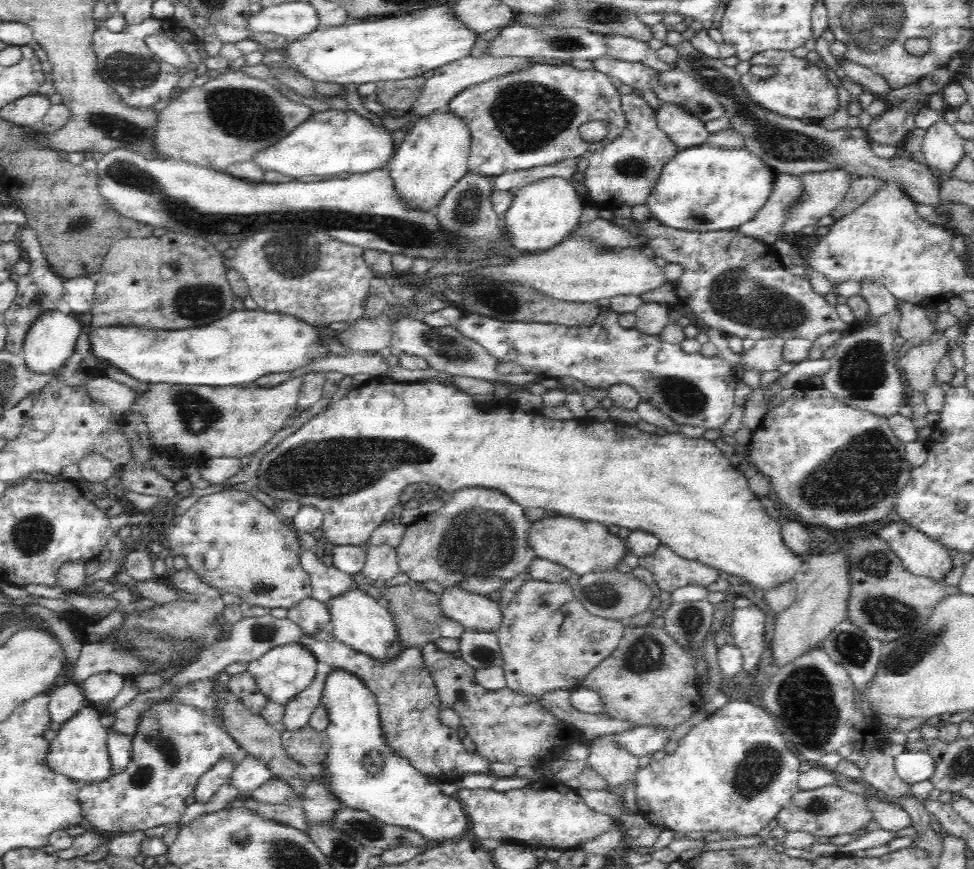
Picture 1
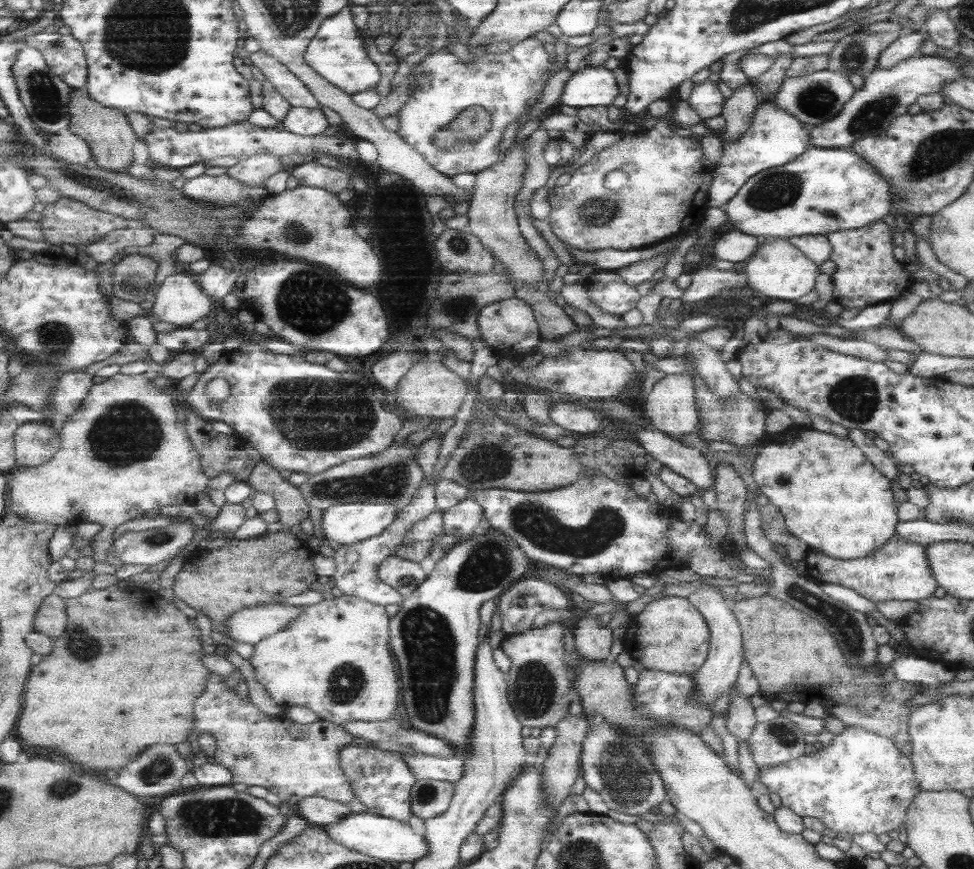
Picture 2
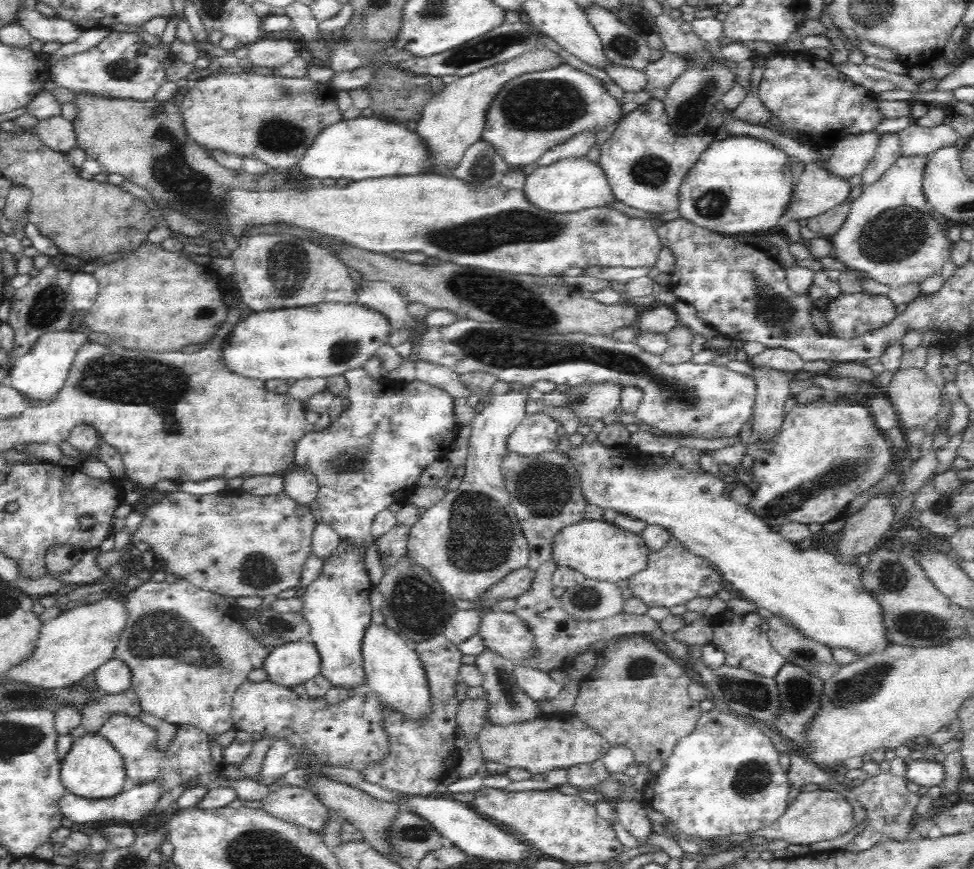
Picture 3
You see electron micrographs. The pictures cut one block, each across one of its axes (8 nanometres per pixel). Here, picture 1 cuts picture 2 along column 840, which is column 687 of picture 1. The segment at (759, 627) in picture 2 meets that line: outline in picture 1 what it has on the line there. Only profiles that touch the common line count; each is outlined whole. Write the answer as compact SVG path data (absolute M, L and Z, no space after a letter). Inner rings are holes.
M648 624L643 627L625 627L620 644L608 658L597 664L584 678L582 686L593 690L600 696L602 703L602 713L608 718L616 720L626 720L632 726L664 729L672 732L676 726L688 722L702 706L703 698L699 690L700 678L694 671L694 661L692 653L684 647L680 647L668 633L666 629L653 627Z

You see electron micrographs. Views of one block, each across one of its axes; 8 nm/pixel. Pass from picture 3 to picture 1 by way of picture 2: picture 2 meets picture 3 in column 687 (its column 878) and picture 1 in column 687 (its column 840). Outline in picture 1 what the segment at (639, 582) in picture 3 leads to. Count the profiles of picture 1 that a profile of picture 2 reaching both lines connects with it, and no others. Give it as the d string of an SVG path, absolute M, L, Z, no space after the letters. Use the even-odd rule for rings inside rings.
M661 545L652 554L638 557L638 567L652 573L660 591L672 594L682 586L708 588L719 579L715 568L680 558L670 547Z

